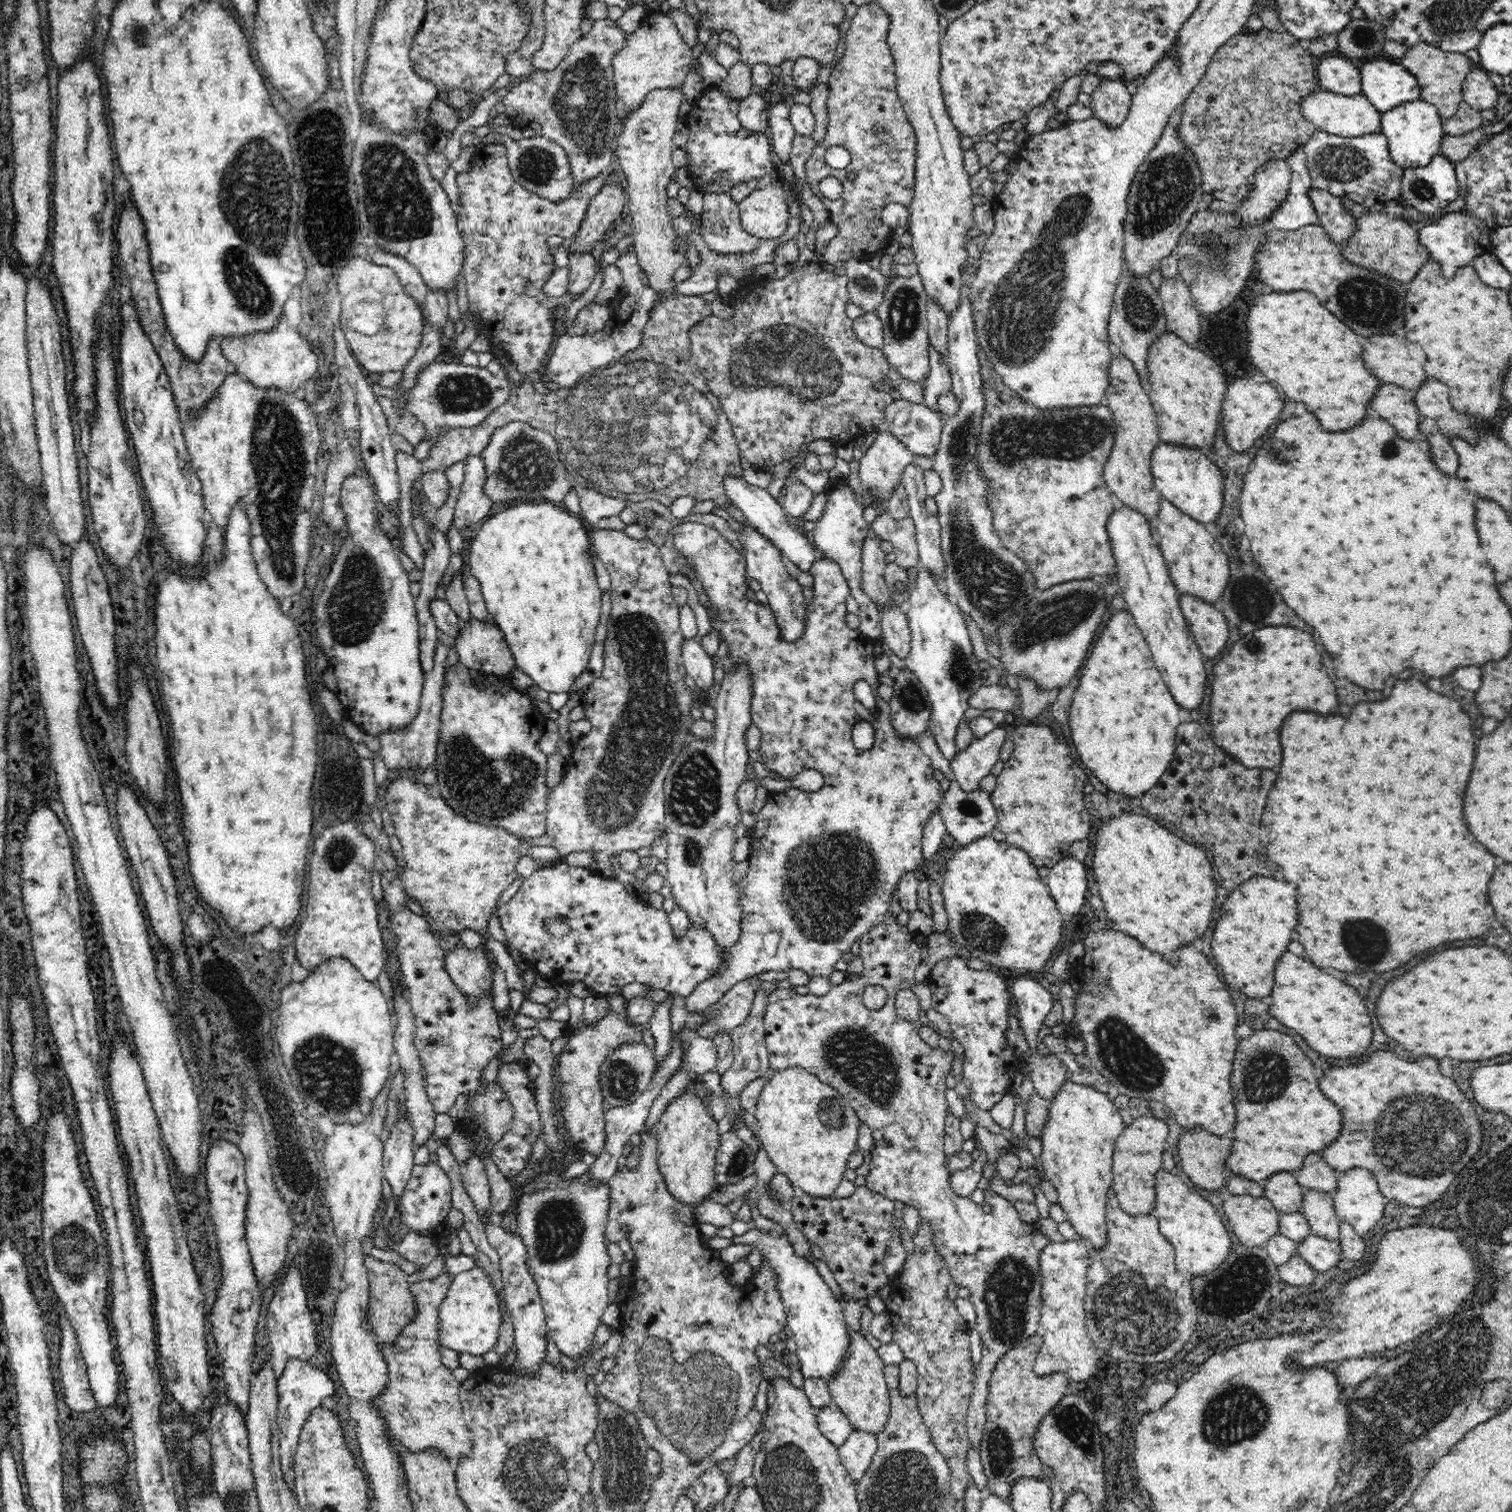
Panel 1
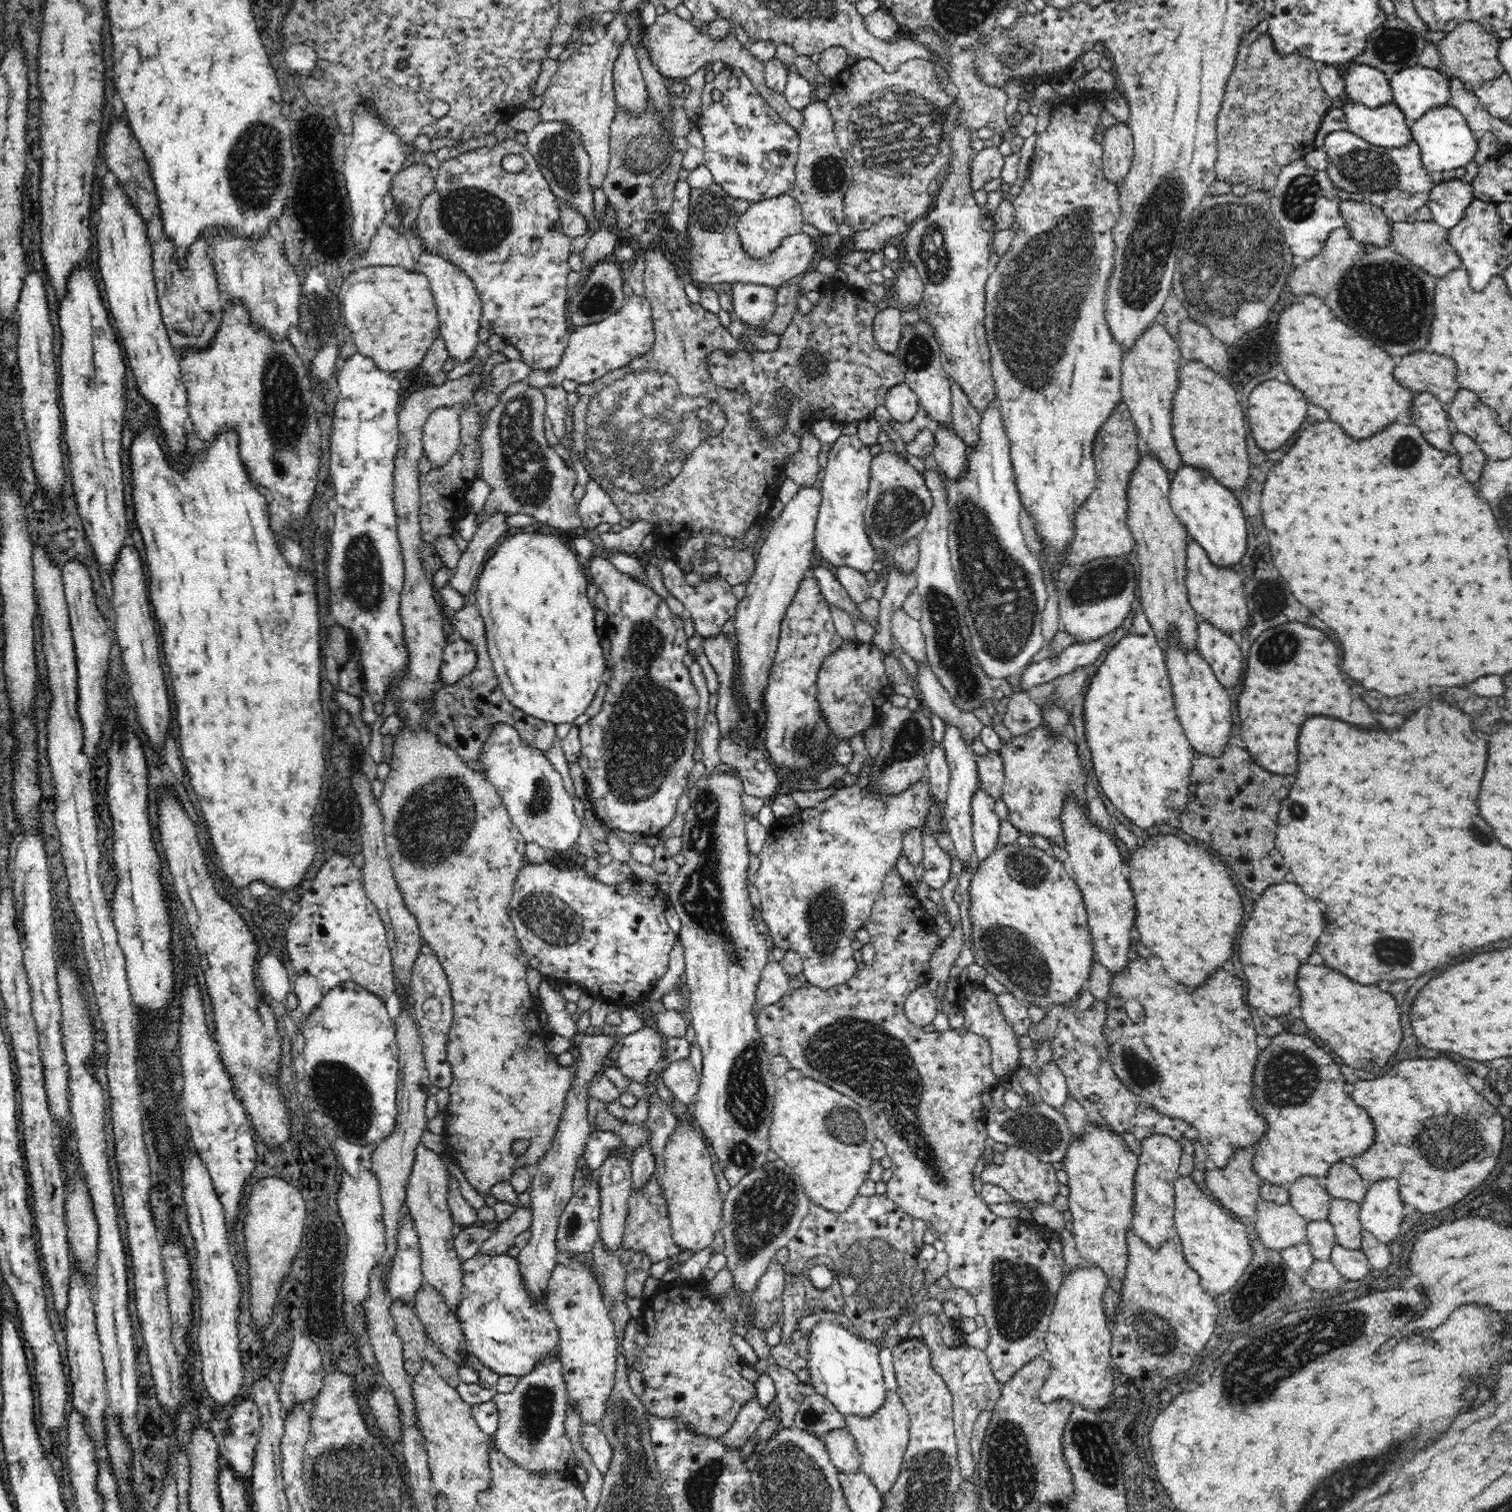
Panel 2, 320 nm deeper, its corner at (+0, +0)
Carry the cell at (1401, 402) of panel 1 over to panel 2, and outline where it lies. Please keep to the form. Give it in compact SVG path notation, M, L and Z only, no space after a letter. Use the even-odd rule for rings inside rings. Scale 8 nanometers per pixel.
M1414 392L1410 424L1418 426L1434 448L1456 453L1452 445L1455 430L1448 419L1446 405L1434 395L1429 392Z

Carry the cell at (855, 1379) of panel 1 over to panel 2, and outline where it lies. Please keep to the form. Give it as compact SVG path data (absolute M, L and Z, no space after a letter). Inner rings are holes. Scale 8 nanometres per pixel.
M887 1389L881 1405L870 1415L844 1415L846 1429L855 1438L861 1456L860 1469L869 1475L877 1489L883 1495L898 1478L903 1464L903 1455L907 1448L910 1426L909 1414L902 1399L896 1392Z

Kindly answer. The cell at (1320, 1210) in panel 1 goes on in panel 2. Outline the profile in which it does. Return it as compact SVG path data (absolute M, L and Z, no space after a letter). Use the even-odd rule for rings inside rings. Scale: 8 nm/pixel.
M1340 1198L1330 1200L1327 1220L1335 1231L1336 1244L1350 1250L1361 1250L1363 1227L1359 1224L1359 1203Z

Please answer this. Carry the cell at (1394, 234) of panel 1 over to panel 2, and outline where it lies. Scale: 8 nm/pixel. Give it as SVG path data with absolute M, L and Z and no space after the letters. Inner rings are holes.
M1415 220L1390 223L1391 238L1389 248L1394 252L1412 261L1413 265L1422 268L1426 273L1435 278L1442 277L1461 267L1458 253L1454 252L1450 244L1447 244L1448 230L1433 221L1418 222Z

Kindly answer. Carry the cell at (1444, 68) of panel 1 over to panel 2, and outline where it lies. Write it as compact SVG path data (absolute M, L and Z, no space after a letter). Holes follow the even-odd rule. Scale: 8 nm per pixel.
M1466 21L1456 26L1438 42L1439 63L1436 71L1442 73L1446 80L1459 80L1467 92L1474 92L1483 82L1495 79L1504 72L1499 64L1497 52L1500 39L1492 31L1482 28L1474 21Z

